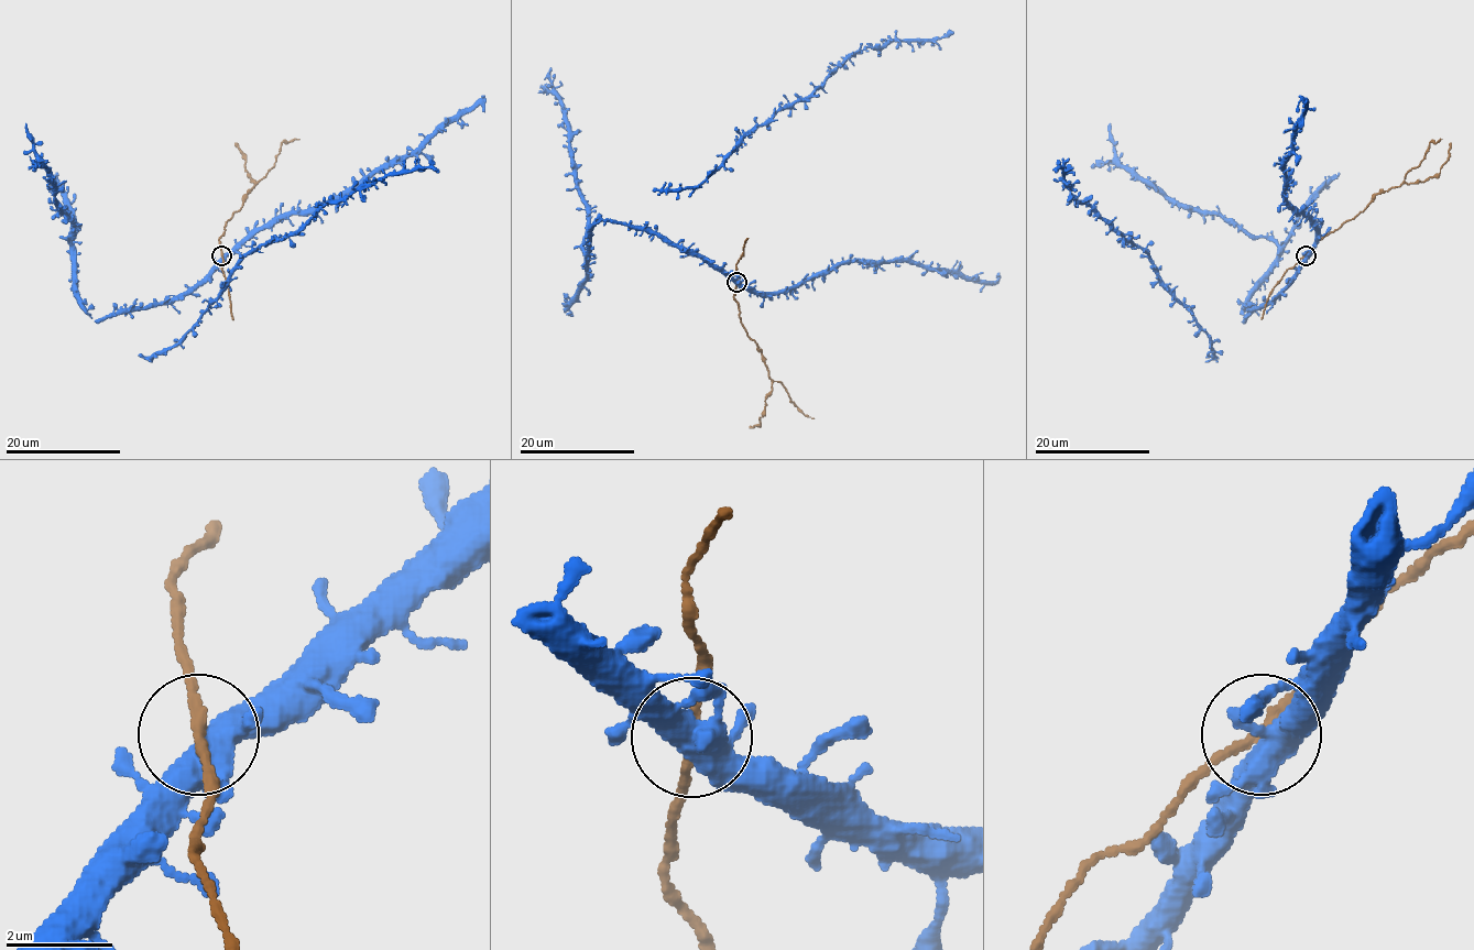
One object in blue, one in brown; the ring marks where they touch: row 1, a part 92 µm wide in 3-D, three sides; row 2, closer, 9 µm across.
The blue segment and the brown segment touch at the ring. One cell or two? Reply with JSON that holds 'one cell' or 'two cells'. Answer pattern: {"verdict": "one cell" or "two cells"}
{"verdict": "one cell"}

